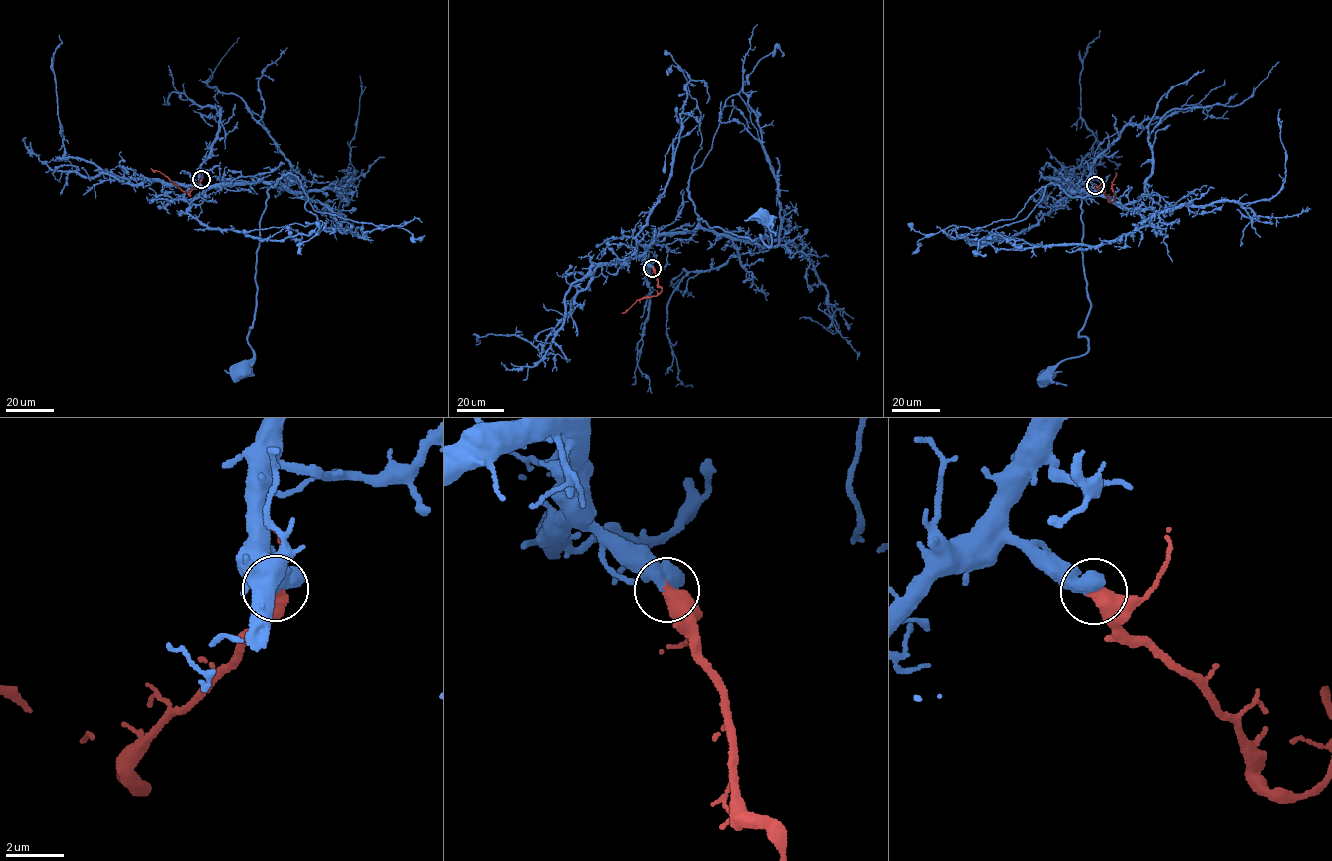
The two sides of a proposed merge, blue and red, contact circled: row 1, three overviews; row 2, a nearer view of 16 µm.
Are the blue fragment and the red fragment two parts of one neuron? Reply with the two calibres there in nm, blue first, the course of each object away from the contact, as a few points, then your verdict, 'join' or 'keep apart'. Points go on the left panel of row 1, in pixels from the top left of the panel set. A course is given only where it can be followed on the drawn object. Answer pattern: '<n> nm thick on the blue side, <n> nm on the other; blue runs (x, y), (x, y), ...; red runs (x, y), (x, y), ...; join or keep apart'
420 nm thick on the blue side, 600 nm on the other; blue runs (200, 179), (206, 187), (270, 185), (260, 221), (254, 319), (247, 341), (254, 351), (243, 370); red runs (201, 179), (188, 195), (151, 168); join

